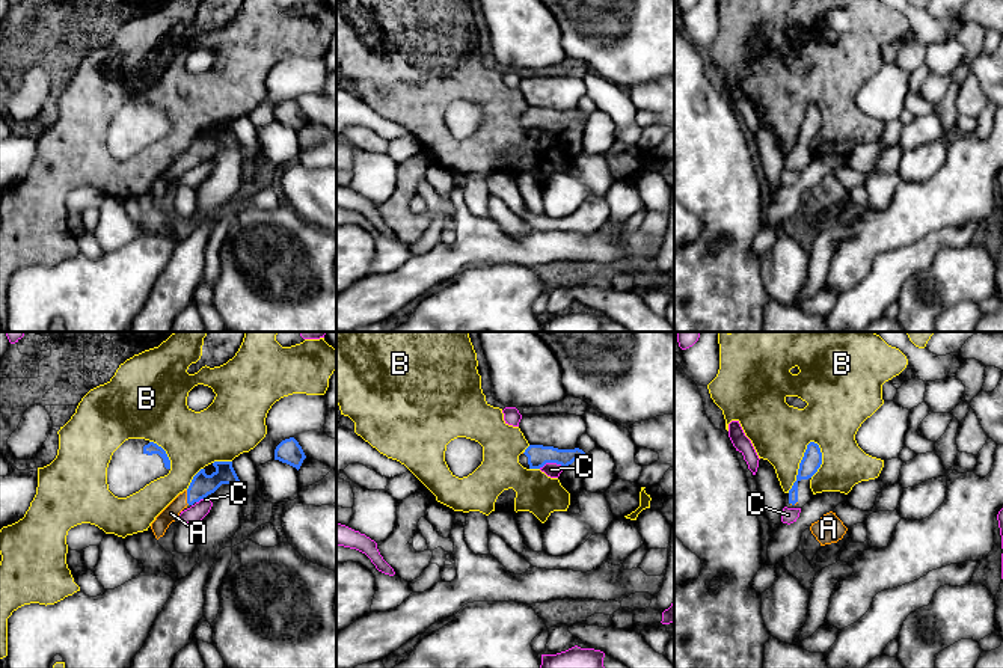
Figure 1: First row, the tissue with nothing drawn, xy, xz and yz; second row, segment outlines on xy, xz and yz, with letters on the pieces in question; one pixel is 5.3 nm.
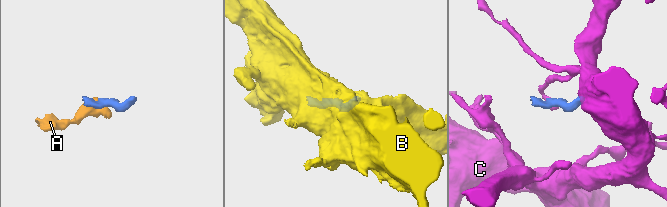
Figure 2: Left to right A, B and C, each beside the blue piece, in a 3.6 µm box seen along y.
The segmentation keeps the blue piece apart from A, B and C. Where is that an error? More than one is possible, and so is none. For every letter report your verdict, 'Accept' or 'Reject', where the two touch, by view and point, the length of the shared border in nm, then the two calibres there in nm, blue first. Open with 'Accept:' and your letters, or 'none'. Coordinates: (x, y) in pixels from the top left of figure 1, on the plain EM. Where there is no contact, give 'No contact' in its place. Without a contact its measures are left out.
Accept: A
A: Accept. Touches blue at xy (187, 160). Shared border 80 nm. Thickness 120 nm (blue) against 90 nm
B: Reject. Touches blue at yz (800, 127). Shared border 320 nm. Thickness 110 nm (blue) against 320 nm
C: Reject. Touches blue at xz (551, 124). Shared border 140 nm. Thickness 110 nm (blue) against 80 nm

